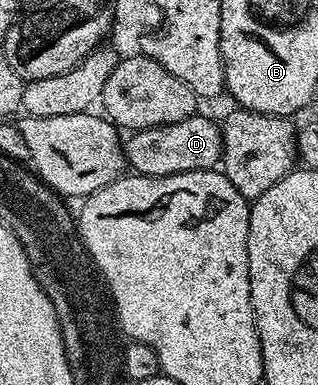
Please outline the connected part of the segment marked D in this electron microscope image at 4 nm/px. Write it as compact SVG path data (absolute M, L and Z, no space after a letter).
M196 114L169 126L146 128L136 132L125 144L125 158L138 175L172 176L174 173L210 171L222 159L223 135L220 125Z

